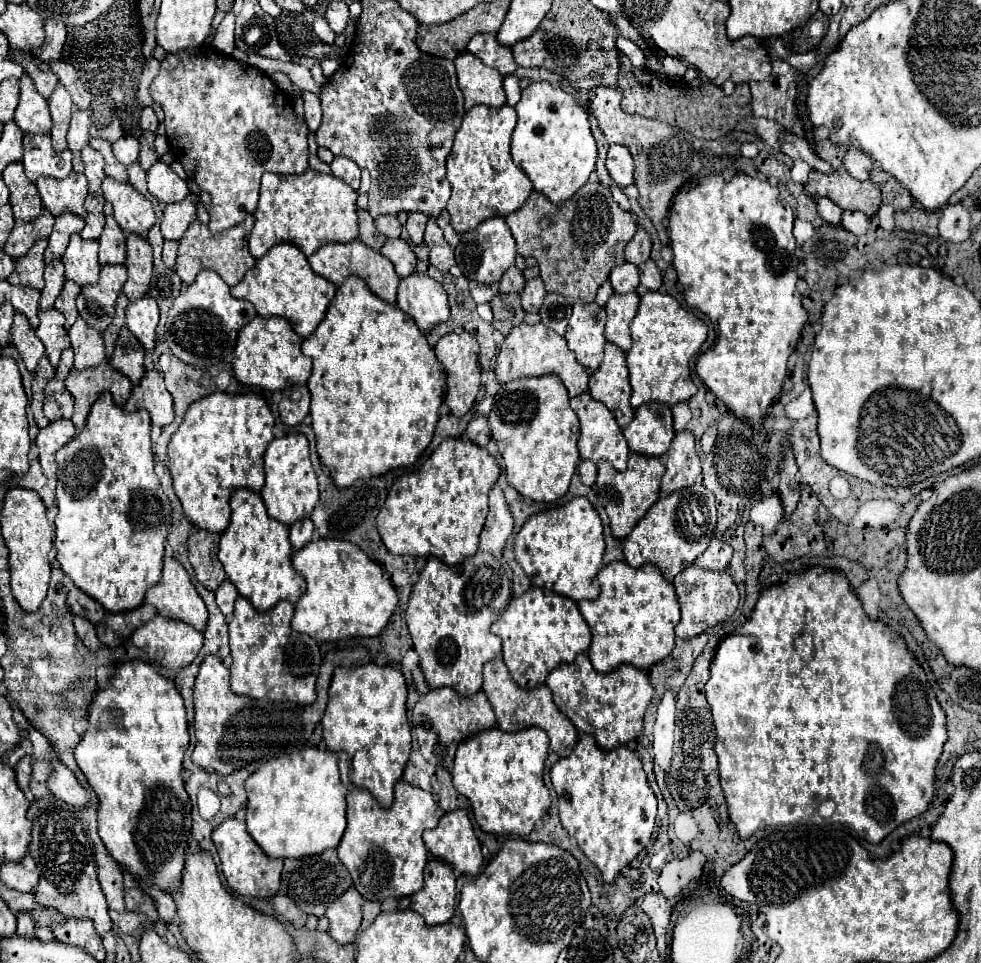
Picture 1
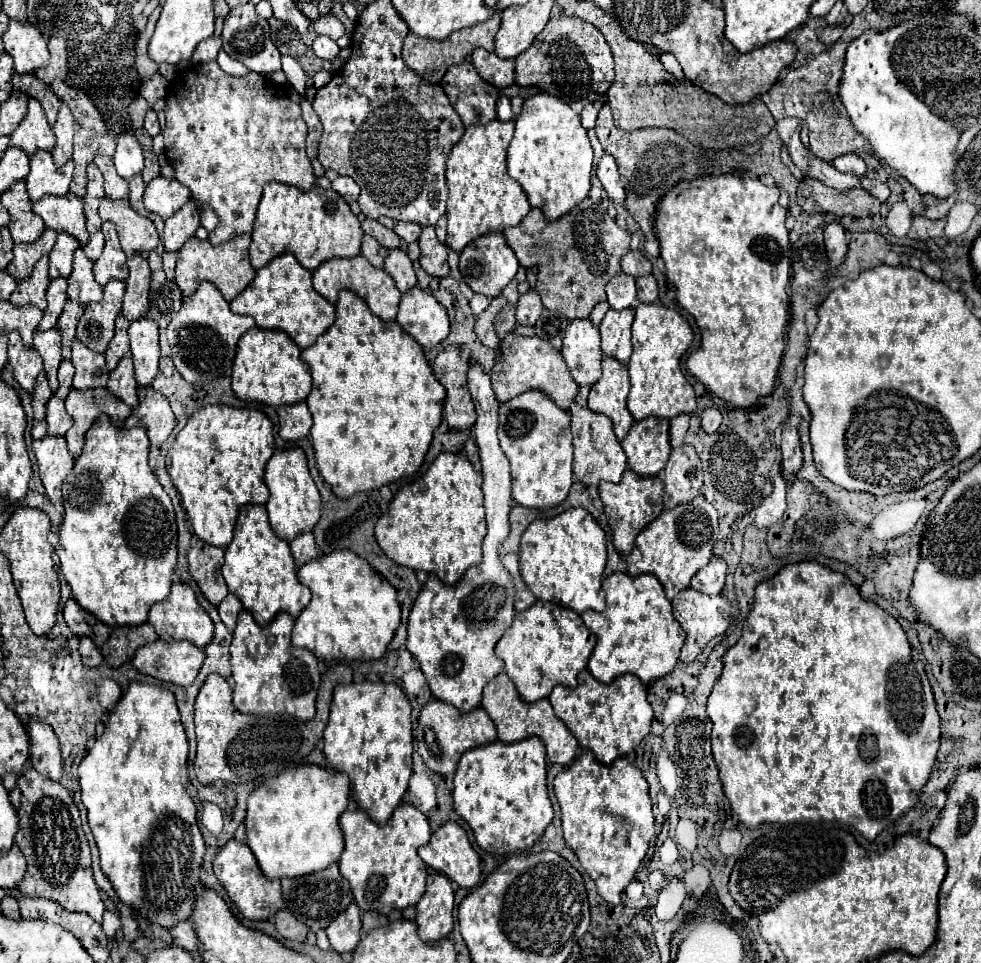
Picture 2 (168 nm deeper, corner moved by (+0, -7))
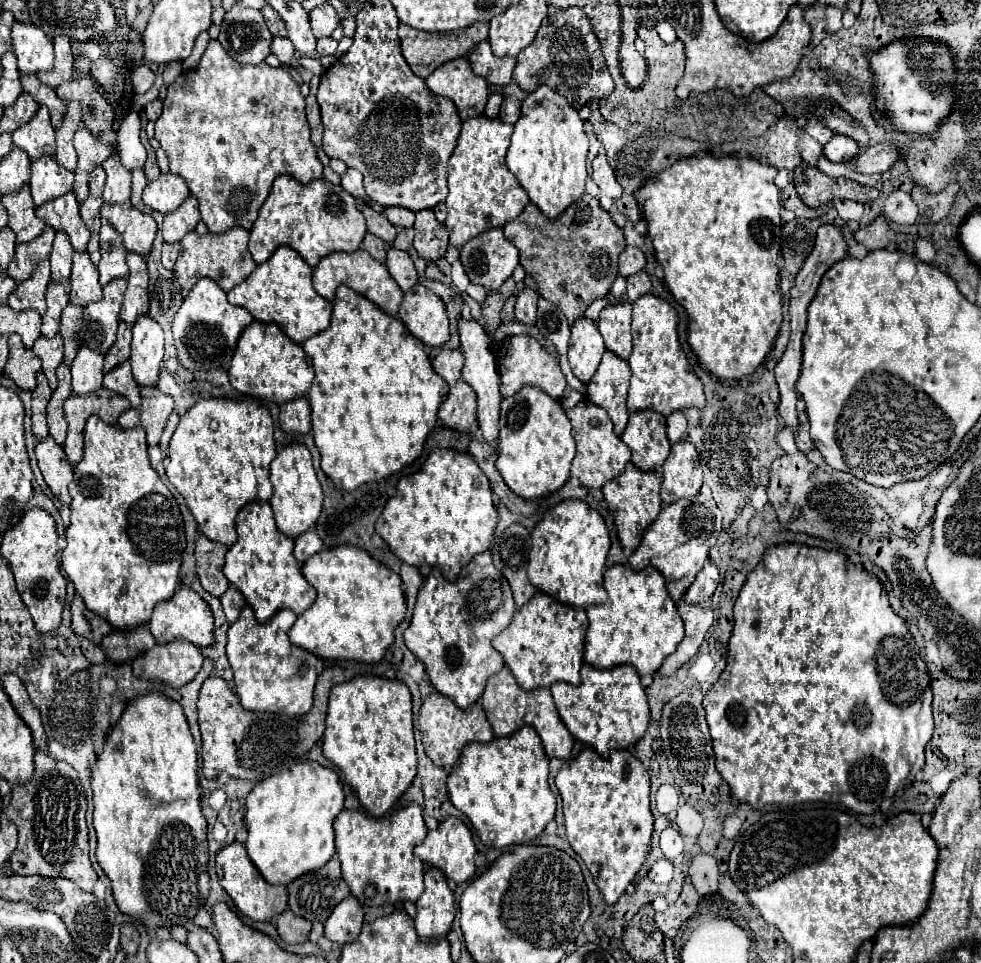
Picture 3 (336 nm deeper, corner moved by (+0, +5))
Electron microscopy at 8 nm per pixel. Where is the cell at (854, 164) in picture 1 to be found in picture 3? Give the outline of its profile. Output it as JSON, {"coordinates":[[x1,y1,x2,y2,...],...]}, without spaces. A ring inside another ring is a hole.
{"coordinates":[[836,134,826,146,824,146,824,156,830,160,830,162,846,162,846,160,852,160,856,154,860,152,856,140,848,138,848,136,842,136,842,134]]}

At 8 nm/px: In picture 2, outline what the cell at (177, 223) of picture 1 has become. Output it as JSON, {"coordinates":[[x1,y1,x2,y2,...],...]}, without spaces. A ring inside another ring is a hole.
{"coordinates":[[186,202,174,216,166,220,164,226,164,246,168,252,176,252,182,244,194,236,196,228,200,226,200,212,196,202]]}

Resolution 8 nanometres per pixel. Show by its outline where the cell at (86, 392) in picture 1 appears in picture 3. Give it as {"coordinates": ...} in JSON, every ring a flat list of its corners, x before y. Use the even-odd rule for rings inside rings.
{"coordinates":[[98,388,96,392,76,396,72,394,64,402,64,414,68,420,68,436,64,442,64,452,72,464,78,464,82,458,82,434,84,424,92,414,98,414,106,424,116,424,118,416,130,408,130,402,106,388]]}

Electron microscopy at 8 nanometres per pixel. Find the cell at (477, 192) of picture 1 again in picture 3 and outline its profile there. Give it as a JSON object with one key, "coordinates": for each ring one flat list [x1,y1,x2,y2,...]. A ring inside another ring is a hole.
{"coordinates":[[488,116,468,118,462,124,462,132,448,162,450,194,446,198,448,218,444,222,450,234,450,244,456,248,462,248,470,238,484,230,504,226,508,220,516,218,530,202,526,190,518,184,516,176,508,170,504,160,512,130,512,124]]}

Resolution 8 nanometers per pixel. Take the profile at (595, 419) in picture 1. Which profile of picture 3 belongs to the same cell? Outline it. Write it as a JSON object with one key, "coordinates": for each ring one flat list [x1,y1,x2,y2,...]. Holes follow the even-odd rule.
{"coordinates":[[582,398,566,414,572,422,572,438,576,440,576,450,578,450,572,462,570,476,578,478,580,484,586,488,602,488,606,480,620,476,624,466,630,462,630,448,626,448,626,444,612,432,612,420,604,412,604,408,588,402,588,398]]}

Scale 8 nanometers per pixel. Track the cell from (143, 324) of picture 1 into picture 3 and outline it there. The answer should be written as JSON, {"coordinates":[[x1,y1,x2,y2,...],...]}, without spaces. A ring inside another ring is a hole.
{"coordinates":[[140,316,134,322,134,338,132,338,132,374,140,386,156,386,160,364,162,364,162,348,164,348,164,332,162,326,150,316]]}

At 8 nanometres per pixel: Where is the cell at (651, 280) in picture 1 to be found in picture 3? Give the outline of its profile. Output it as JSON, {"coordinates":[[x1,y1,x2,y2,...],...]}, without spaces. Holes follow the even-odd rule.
{"coordinates":[[642,270,642,272,636,272,628,278,628,300,634,302,638,296,644,296,648,294,652,288,650,284,650,276]]}

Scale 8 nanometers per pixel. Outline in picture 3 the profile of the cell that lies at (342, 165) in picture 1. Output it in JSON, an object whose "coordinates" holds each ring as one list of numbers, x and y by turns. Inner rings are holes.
{"coordinates":[[348,168,348,170,342,174,342,182,340,182,340,184,342,184,342,188,344,188,346,192,350,192,354,198,366,200,364,188,362,188,362,176,360,176,358,170]]}

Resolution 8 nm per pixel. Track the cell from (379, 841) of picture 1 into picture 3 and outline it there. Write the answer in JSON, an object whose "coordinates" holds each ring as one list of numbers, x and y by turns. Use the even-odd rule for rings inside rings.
{"coordinates":[[416,802,382,818,372,818,364,810,342,810,334,820,334,830,342,876,362,906,382,906,398,900,416,902,420,898,424,862,414,856,414,846,424,840,428,828]]}

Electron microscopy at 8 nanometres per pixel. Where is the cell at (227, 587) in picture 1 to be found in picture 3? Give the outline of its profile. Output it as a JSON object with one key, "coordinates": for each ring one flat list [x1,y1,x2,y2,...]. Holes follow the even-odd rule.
{"coordinates":[[230,586,230,588,220,596,220,602,222,602,222,608,224,608,224,614,226,614,228,622,236,622,240,610,246,606,244,596,242,596,234,586]]}

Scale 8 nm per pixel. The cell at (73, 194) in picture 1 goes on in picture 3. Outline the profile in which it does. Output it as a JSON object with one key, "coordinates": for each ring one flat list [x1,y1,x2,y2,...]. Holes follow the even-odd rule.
{"coordinates":[[66,192,64,196,58,196,56,200,48,200,48,204,38,206,36,216,46,220,46,224,50,224,54,230,66,232,70,236,74,250,86,248,90,230,84,226,80,218,80,204,74,192]]}

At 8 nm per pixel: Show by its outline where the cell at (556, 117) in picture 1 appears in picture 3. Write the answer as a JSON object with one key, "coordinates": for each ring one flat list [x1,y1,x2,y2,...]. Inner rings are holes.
{"coordinates":[[540,86,522,102,522,114,514,124,506,164,544,216,556,218,584,194,588,148,590,142,578,110,564,96,552,92,552,88]]}

